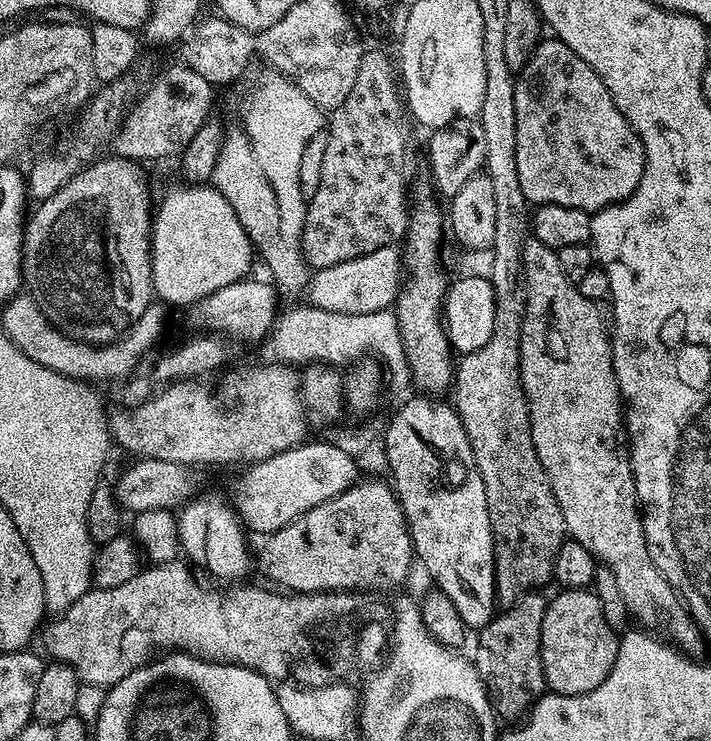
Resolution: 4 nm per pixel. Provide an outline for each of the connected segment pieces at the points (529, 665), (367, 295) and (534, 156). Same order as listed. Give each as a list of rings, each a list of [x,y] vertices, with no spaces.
[[[533,590],[521,596],[507,605],[506,610],[493,616],[477,635],[480,637],[476,640],[474,663],[501,721],[519,721],[546,692],[540,657],[540,627],[548,609],[548,600],[540,595],[539,591]]]
[[[387,244],[370,254],[338,262],[338,266],[317,268],[308,277],[307,303],[334,314],[374,314],[391,309],[402,283],[402,252],[396,244]]]
[[[555,38],[541,39],[536,49],[532,51],[530,59],[524,63],[523,68],[515,77],[514,83],[516,85],[514,90],[514,114],[517,122],[518,182],[522,182],[522,194],[529,202],[536,206],[542,204],[574,206],[583,212],[595,214],[601,212],[604,208],[610,207],[611,204],[621,204],[623,200],[630,198],[630,194],[634,194],[634,190],[644,173],[644,147],[642,142],[630,126],[630,122],[626,122],[622,110],[618,110],[614,98],[610,98],[610,90],[606,90],[602,78],[598,78],[598,74],[594,74],[594,70],[590,66],[586,66],[586,62],[582,62],[582,58],[578,58],[578,54],[574,54],[574,50],[570,50],[570,46],[566,46]]]

